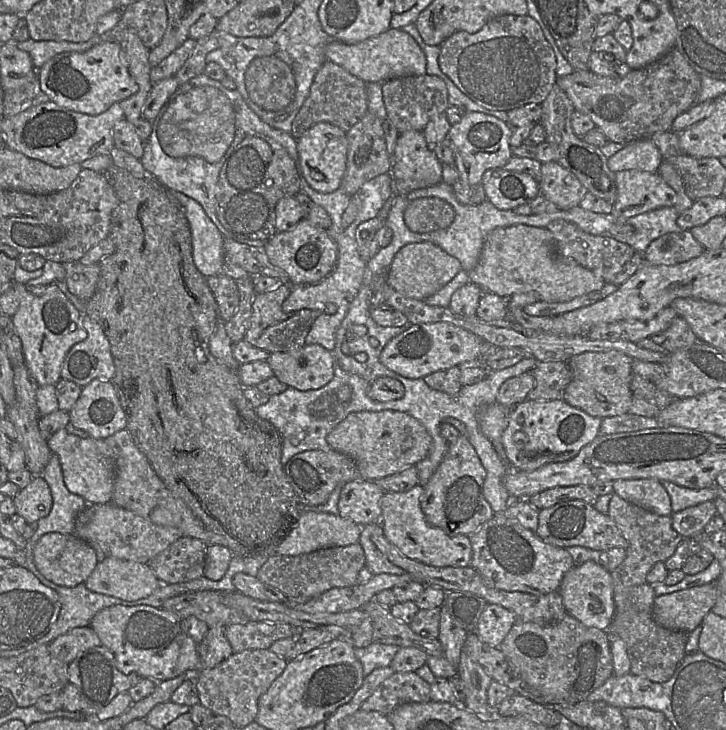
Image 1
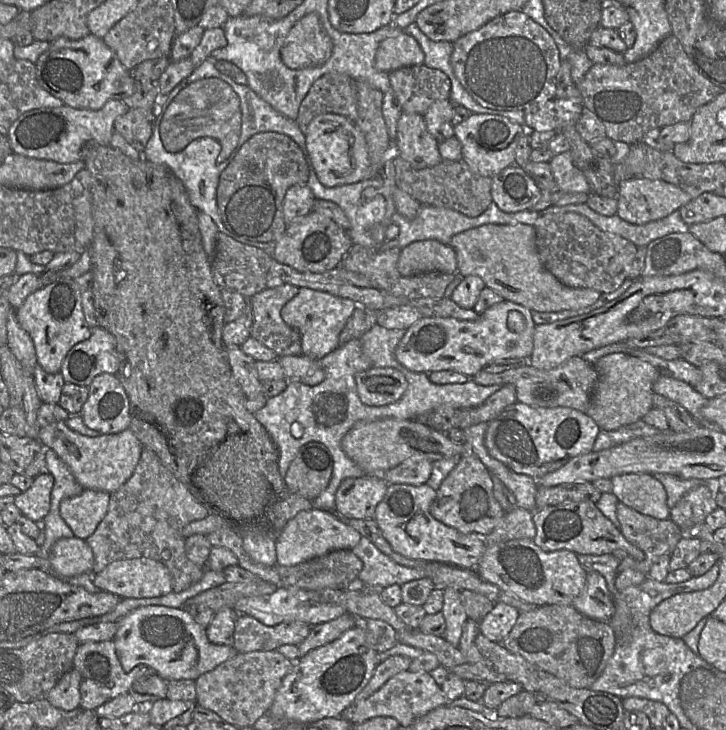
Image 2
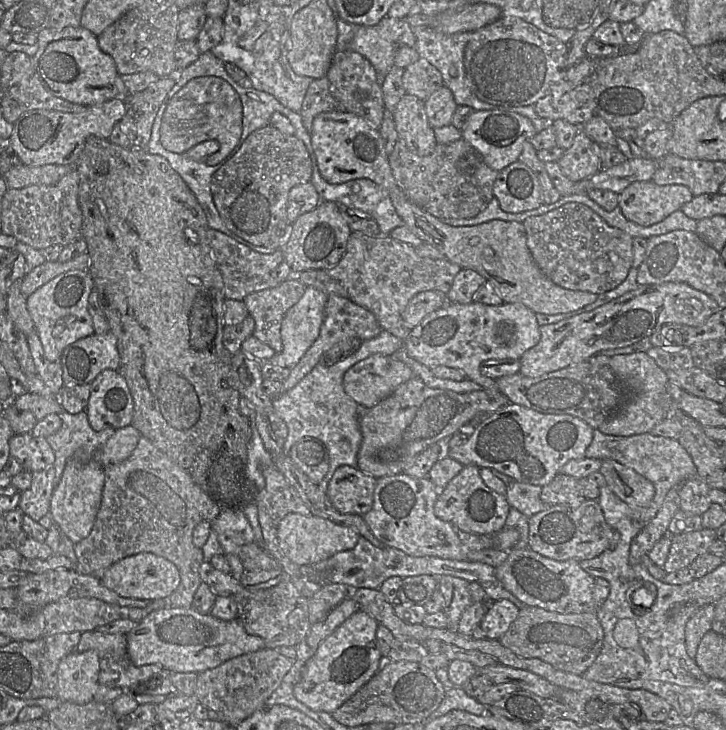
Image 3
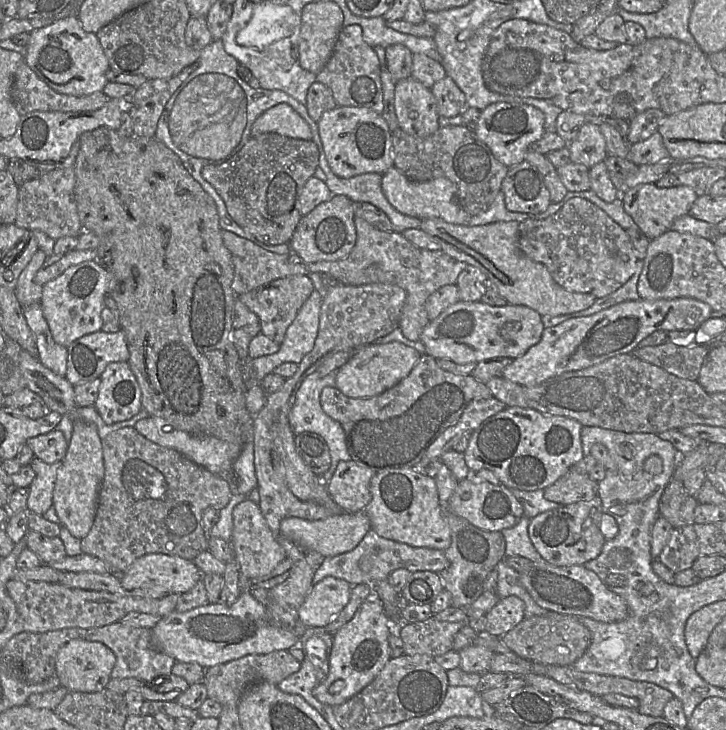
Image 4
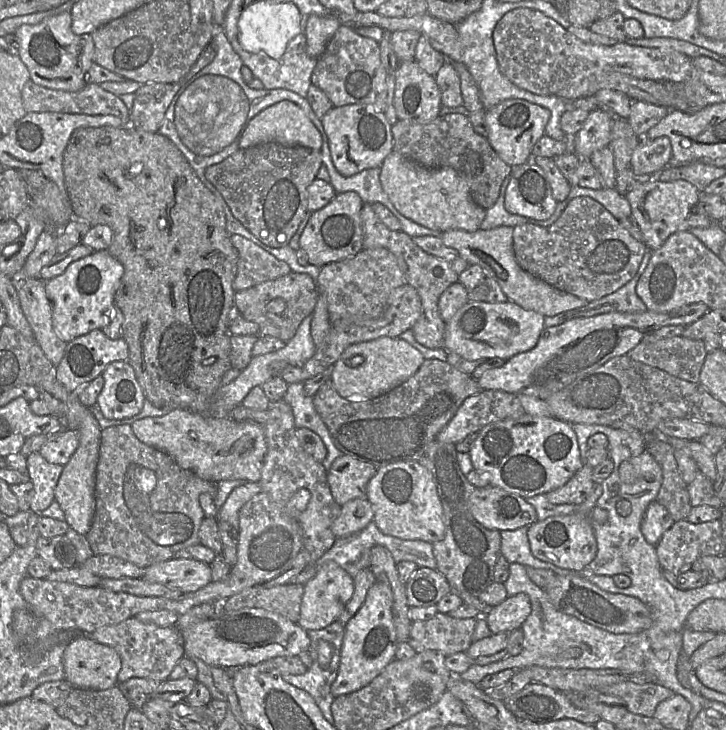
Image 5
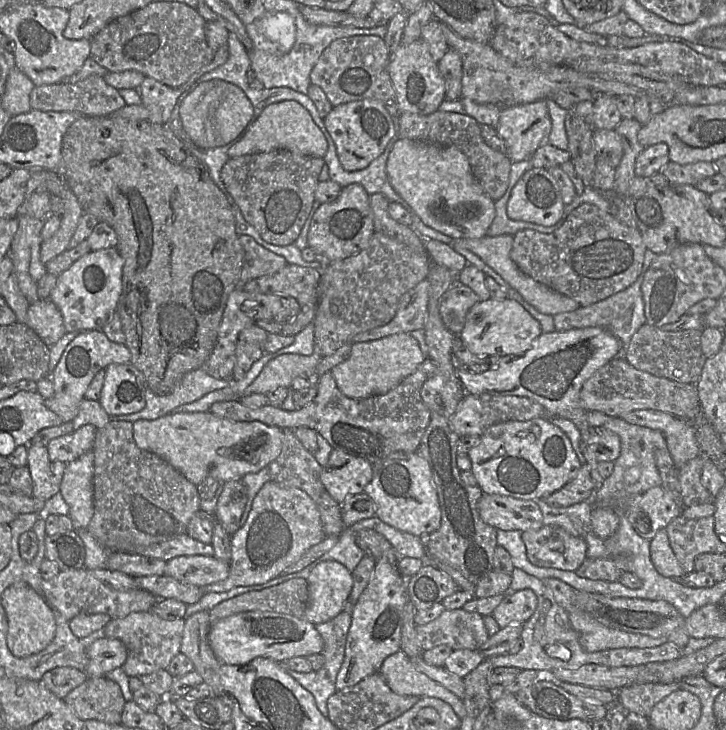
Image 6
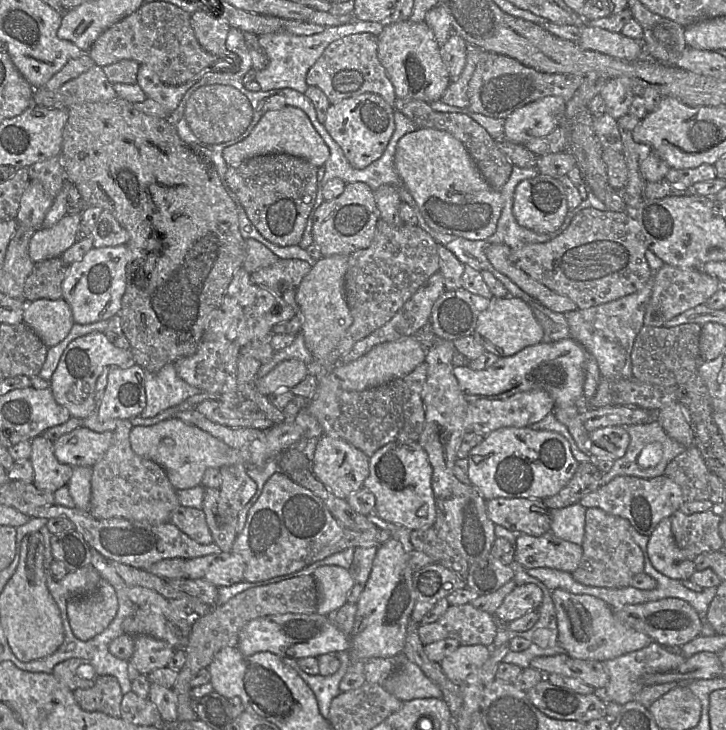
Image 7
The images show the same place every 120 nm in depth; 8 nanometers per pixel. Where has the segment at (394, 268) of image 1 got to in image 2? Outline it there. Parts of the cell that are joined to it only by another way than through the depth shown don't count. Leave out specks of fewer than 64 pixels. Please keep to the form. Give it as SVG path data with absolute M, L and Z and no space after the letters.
M438 240L416 241L401 250L397 269L402 276L434 271L455 274L458 272L457 256L450 245Z

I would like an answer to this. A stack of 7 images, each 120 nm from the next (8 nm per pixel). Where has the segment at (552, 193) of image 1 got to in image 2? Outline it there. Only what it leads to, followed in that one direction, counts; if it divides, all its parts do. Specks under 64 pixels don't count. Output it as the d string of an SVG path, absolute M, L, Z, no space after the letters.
M569 151L555 155L549 164L560 190L569 193L592 193L584 174L573 164Z

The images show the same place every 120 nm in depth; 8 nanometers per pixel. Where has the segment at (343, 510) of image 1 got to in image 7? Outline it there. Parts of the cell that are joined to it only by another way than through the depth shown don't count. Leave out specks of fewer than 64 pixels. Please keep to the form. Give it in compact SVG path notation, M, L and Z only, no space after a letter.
M322 434L317 439L311 470L315 477L336 497L347 499L363 487L369 476L370 457L346 441Z

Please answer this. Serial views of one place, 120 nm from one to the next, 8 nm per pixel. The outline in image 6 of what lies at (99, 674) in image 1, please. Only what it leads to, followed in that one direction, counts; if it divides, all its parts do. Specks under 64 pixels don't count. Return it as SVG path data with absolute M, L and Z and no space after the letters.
M152 611L134 612L123 618L111 619L104 627L107 638L116 638L127 648L123 670L128 677L151 674L167 669L171 660L180 653L184 619L164 620Z

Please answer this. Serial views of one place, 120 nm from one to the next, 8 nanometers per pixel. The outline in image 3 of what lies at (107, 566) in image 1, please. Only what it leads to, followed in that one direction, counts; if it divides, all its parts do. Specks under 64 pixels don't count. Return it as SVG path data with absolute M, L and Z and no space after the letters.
M138 553L123 558L98 577L108 589L123 597L146 600L168 599L180 584L180 574L175 564L153 553Z

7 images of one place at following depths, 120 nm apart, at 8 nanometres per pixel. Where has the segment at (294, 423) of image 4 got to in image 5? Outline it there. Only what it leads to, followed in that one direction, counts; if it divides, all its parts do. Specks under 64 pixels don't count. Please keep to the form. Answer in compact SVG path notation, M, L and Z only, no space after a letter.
M304 382L288 384L283 400L291 407L296 428L308 428L315 432L323 441L327 455L322 461L325 470L328 471L334 460L343 453L336 448L330 436L329 430L313 404L313 397L304 393Z

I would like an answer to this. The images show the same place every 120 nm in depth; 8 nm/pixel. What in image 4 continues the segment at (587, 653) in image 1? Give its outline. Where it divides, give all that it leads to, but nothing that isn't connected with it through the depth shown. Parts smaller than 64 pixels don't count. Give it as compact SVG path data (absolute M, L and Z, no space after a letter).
M556 612L542 616L524 617L501 641L516 655L547 665L572 666L589 648L592 635L588 628L569 615Z

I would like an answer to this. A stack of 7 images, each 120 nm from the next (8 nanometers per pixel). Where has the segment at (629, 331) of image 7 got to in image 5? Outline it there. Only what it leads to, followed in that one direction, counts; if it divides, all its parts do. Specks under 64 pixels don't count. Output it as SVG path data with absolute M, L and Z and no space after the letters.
M647 250L635 276L617 291L600 299L593 300L586 305L561 312L554 316L545 317L545 326L553 327L568 320L579 317L592 317L609 312L641 313L647 310L646 305L636 293L636 285L652 256Z

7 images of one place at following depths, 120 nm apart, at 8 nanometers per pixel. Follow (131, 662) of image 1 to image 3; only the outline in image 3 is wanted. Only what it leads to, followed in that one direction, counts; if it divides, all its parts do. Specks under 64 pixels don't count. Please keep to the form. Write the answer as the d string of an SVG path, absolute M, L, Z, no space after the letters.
M193 608L156 609L140 620L126 636L128 655L135 666L158 664L166 673L201 673L237 656L265 649L264 640L248 634L239 617L224 621Z

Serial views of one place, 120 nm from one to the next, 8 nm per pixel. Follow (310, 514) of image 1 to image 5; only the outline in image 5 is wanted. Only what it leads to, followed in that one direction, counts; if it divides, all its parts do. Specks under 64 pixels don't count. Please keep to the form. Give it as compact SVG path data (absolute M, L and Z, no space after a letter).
M366 497L353 499L341 506L331 529L336 538L348 537L363 530L373 518L374 511Z

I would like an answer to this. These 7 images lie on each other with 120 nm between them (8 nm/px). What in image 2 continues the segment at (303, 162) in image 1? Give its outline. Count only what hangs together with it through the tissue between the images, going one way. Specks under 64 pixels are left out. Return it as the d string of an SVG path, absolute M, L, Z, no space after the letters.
M320 114L306 131L308 165L312 165L319 181L326 187L353 184L373 177L365 137L355 122L337 114Z

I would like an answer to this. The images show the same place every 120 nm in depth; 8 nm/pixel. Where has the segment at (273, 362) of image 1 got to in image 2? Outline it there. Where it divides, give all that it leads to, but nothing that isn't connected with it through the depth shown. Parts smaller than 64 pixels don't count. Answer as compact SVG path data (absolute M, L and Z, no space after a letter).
M291 355L278 357L277 360L288 381L298 381L308 386L315 386L325 379L325 371L317 359L305 355Z

